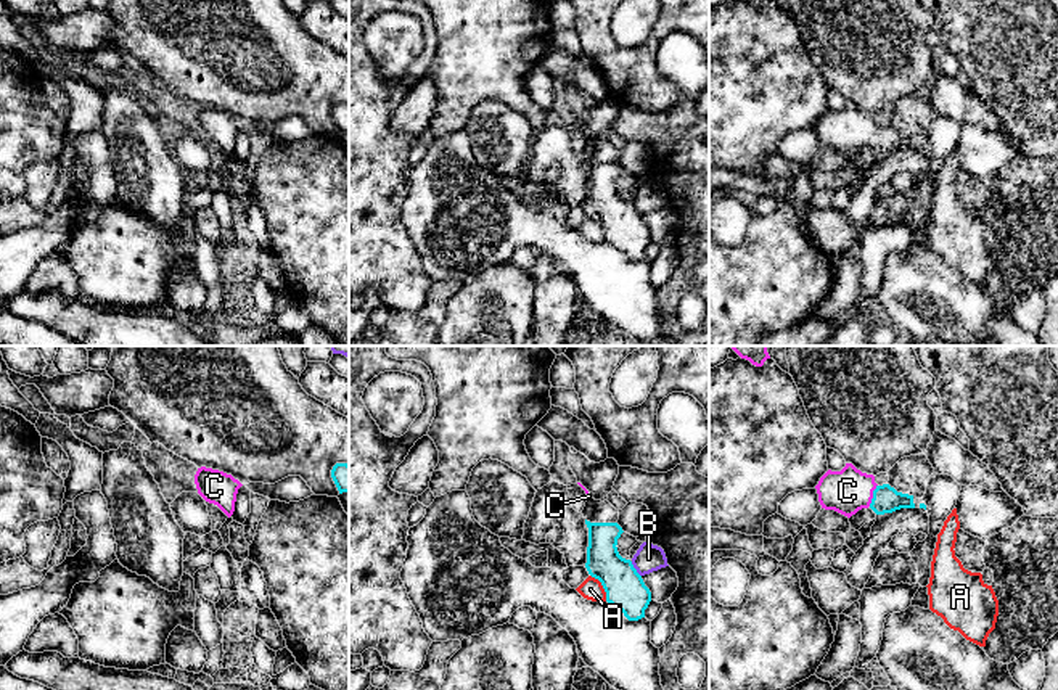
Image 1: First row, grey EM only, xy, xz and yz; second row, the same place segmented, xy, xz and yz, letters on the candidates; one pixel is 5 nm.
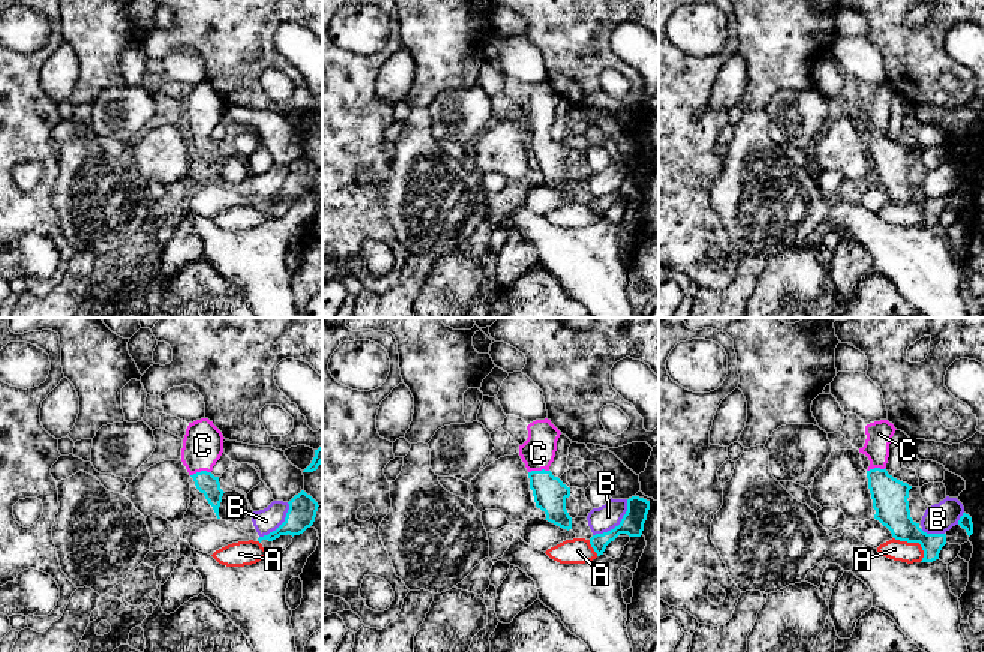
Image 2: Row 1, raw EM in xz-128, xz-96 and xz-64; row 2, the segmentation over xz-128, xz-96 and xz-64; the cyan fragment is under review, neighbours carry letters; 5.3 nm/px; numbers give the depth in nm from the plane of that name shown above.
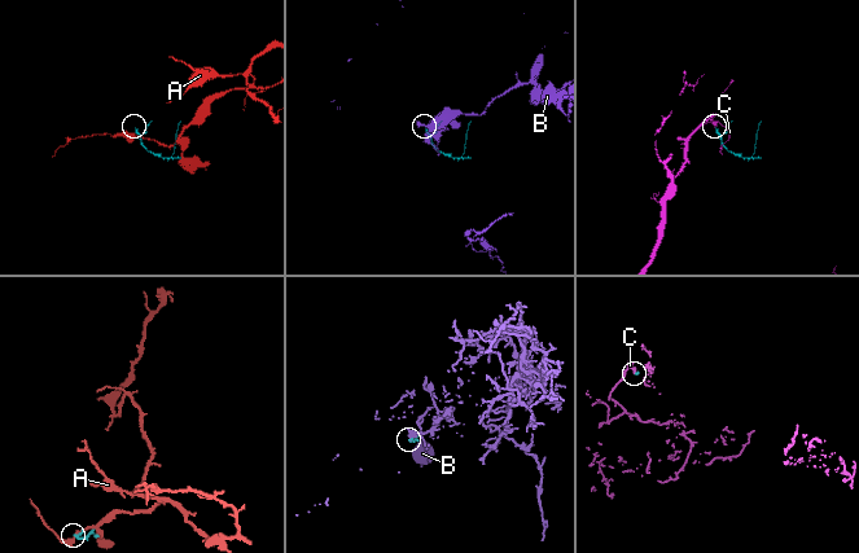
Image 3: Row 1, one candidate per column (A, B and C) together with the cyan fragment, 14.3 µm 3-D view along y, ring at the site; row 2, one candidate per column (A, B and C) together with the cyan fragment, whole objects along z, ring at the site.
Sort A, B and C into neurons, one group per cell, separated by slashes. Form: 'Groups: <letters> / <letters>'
Groups: A / B / C

